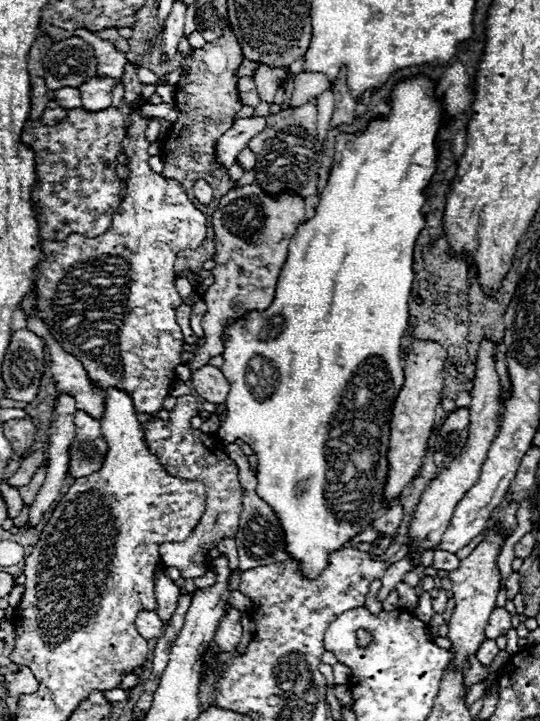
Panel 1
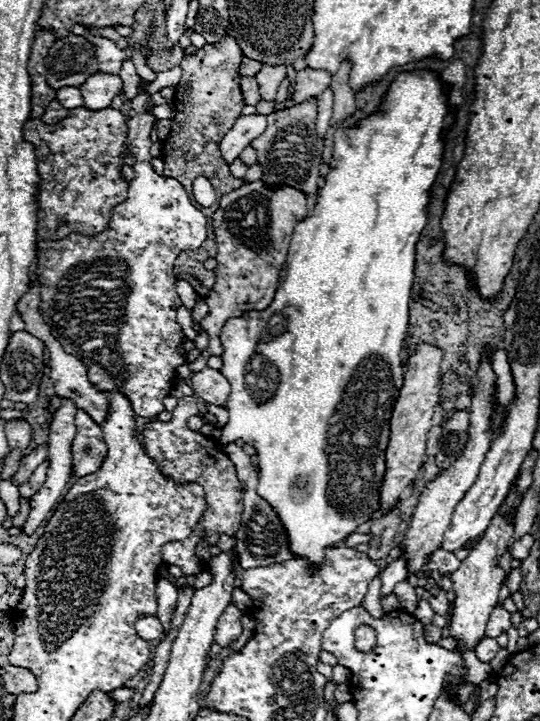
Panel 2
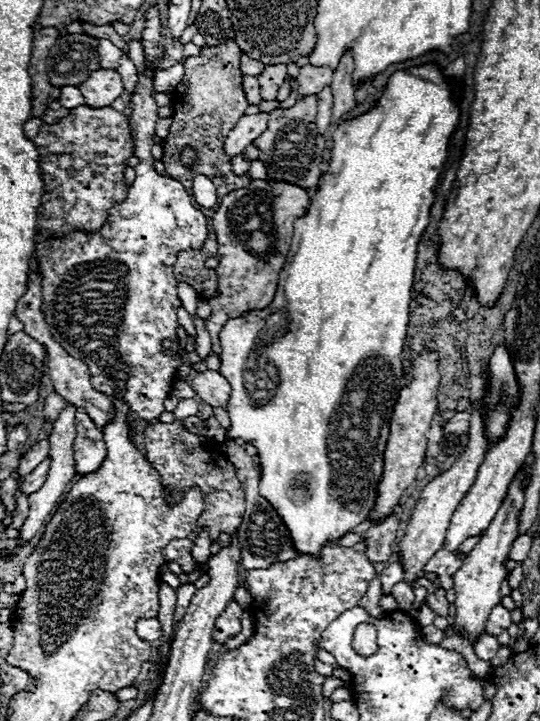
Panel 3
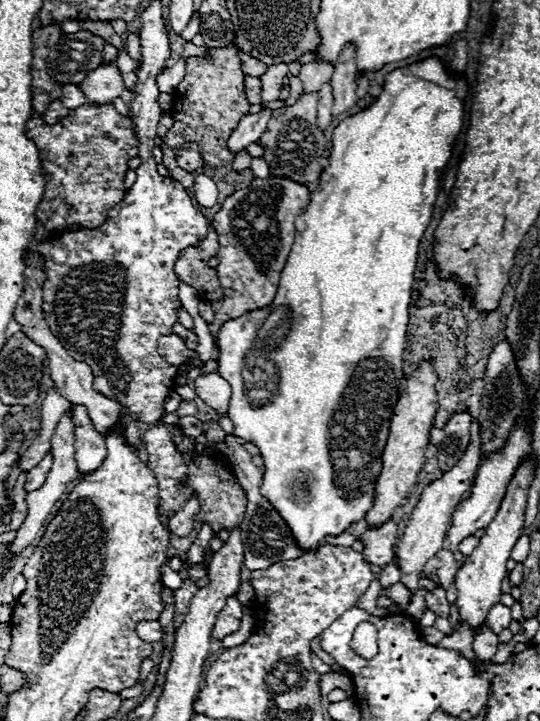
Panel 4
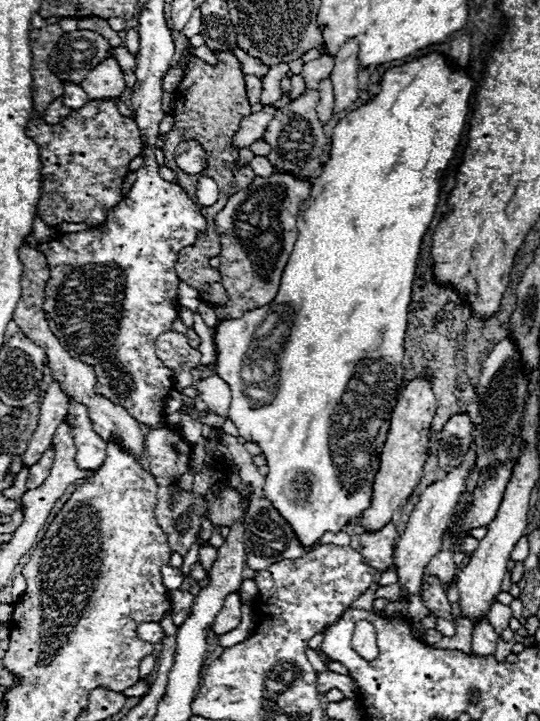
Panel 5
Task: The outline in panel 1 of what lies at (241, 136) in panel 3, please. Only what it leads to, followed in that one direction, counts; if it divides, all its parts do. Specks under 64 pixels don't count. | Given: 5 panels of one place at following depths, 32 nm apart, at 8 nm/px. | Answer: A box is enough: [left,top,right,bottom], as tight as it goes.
[218,116,266,168]

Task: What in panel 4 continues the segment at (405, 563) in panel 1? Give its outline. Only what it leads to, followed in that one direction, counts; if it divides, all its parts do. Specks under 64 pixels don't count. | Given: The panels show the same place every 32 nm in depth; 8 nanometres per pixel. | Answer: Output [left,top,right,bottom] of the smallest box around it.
[380,564,400,588]

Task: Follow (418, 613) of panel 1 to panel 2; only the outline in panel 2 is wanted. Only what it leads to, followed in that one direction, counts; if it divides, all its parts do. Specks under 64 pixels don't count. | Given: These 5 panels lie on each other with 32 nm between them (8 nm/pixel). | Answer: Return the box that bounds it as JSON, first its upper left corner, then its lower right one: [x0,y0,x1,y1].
[414,596,434,626]

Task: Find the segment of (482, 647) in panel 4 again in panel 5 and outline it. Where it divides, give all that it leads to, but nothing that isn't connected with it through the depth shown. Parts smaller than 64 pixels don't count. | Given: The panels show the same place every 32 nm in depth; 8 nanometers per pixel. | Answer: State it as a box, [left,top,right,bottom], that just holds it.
[472,616,498,656]

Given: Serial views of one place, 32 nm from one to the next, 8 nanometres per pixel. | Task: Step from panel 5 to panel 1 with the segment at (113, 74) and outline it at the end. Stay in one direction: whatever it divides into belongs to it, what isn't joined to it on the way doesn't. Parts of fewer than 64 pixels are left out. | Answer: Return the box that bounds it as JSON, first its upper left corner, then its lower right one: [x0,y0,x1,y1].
[78,76,118,112]

